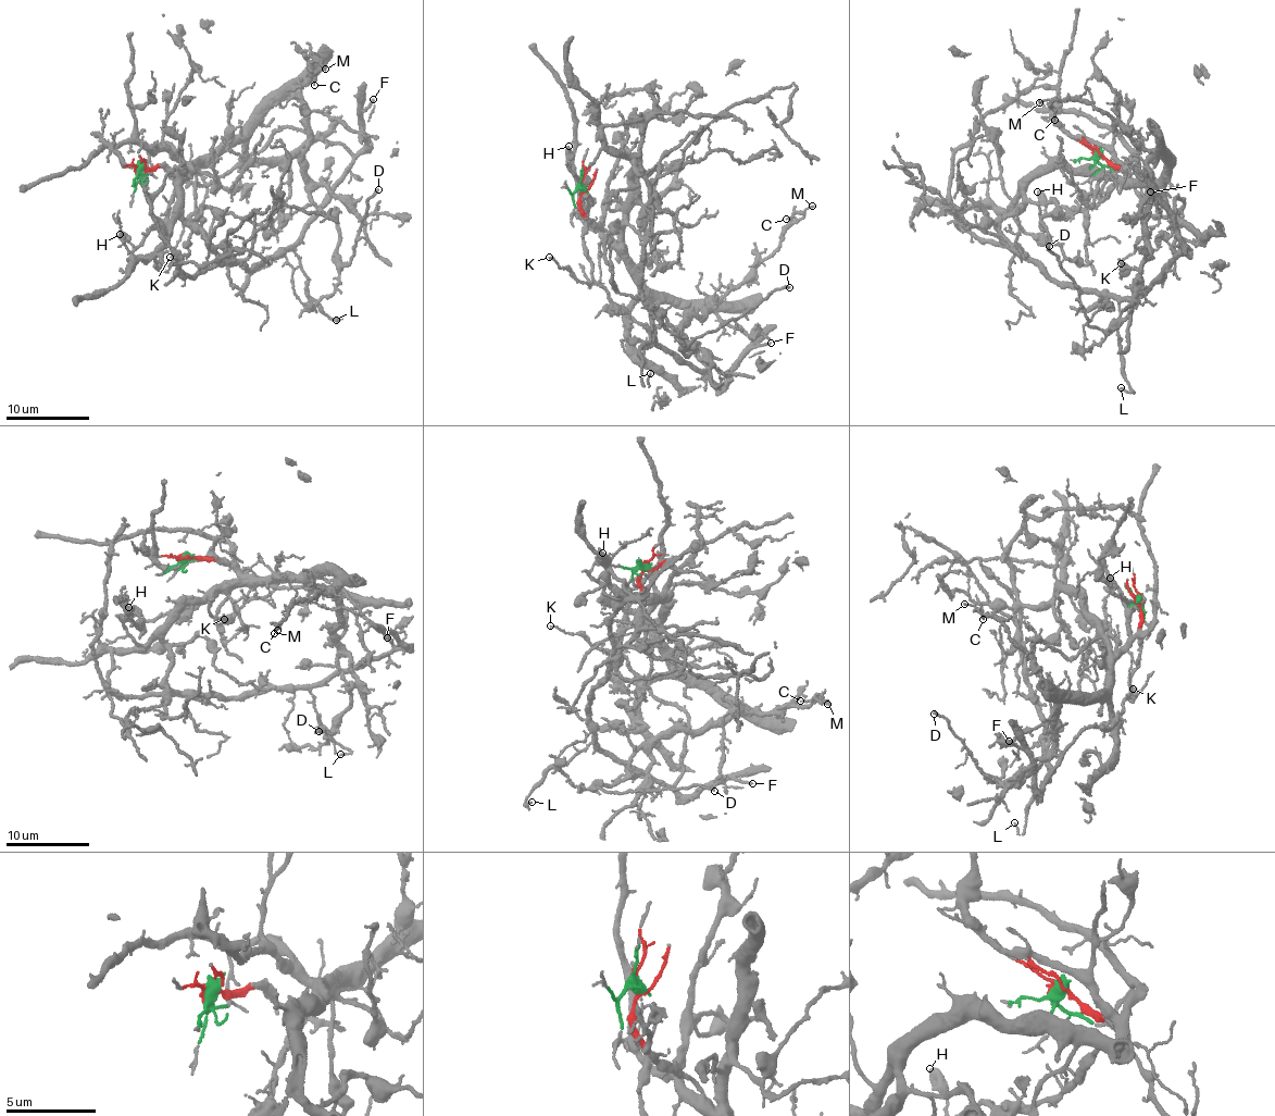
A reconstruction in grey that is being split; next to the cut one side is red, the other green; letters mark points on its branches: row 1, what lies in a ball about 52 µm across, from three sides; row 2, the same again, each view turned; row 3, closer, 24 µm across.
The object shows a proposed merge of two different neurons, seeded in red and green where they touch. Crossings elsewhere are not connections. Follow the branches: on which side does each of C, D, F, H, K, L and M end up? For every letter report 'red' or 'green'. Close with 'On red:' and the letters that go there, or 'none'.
C: green
D: green
F: red
H: green
K: red
L: red
M: green
On red: F, K, L

